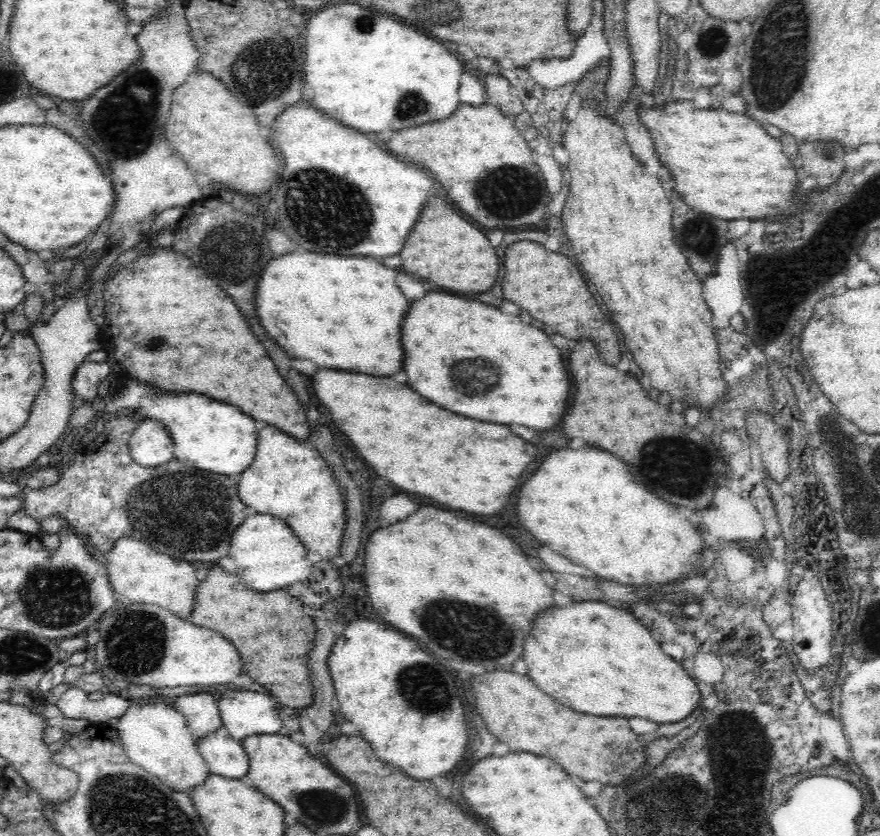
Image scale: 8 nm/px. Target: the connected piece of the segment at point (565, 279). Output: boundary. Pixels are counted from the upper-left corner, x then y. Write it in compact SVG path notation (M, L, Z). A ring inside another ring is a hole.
M522 240L506 248L504 270L506 270L506 276L502 282L502 292L506 300L512 300L514 304L518 304L534 320L540 320L552 326L552 330L556 334L564 334L564 338L580 340L582 336L586 336L598 346L602 360L610 366L614 366L622 358L618 338L614 336L614 328L606 326L600 306L594 302L578 266L572 260L568 260L562 254L548 252L536 242Z

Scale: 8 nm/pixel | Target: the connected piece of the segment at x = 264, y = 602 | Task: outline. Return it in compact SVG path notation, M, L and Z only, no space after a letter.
M216 566L208 572L206 580L200 582L196 588L196 600L192 606L191 618L196 626L204 626L220 632L238 648L242 658L242 672L250 676L254 682L258 682L255 684L256 688L269 693L279 707L289 706L299 710L312 702L312 686L308 680L306 662L308 662L308 650L314 644L314 622L310 616L304 614L300 600L292 598L284 590L254 592L254 590L248 590L246 586L242 588L242 582L238 576L228 574L220 566Z

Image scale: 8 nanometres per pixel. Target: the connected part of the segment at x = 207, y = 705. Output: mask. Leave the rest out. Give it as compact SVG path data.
M205 689L175 698L172 700L172 705L186 717L194 741L223 726L218 696Z

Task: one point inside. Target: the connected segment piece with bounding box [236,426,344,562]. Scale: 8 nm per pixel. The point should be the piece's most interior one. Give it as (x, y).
(286, 480)

